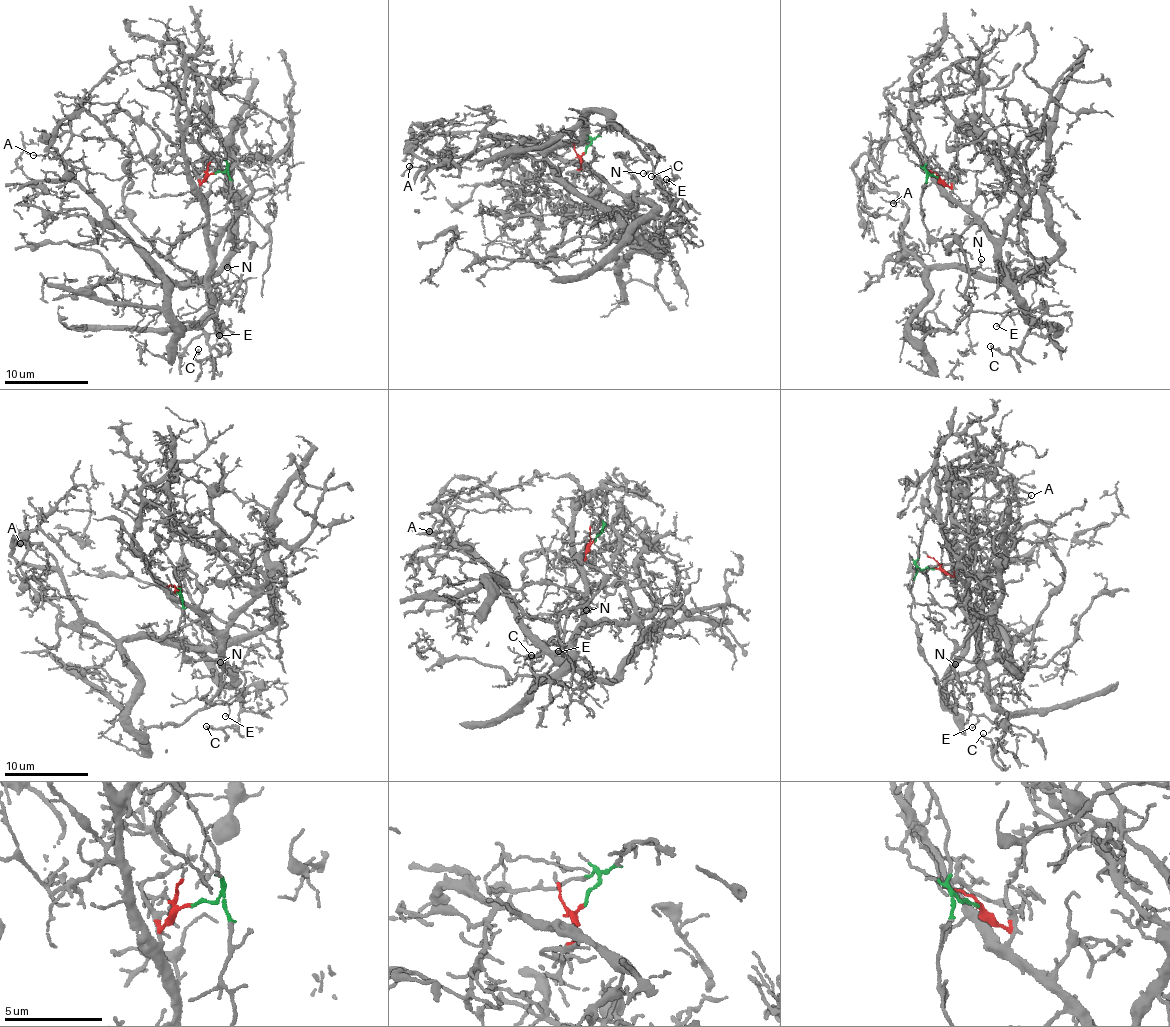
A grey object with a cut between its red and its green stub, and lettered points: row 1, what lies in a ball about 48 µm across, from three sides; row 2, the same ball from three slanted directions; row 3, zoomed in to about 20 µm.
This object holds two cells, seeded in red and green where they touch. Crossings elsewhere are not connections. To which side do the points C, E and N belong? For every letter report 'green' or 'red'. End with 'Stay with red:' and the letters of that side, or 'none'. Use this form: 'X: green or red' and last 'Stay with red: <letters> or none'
C: red
E: green
N: green
Stay with red: C

